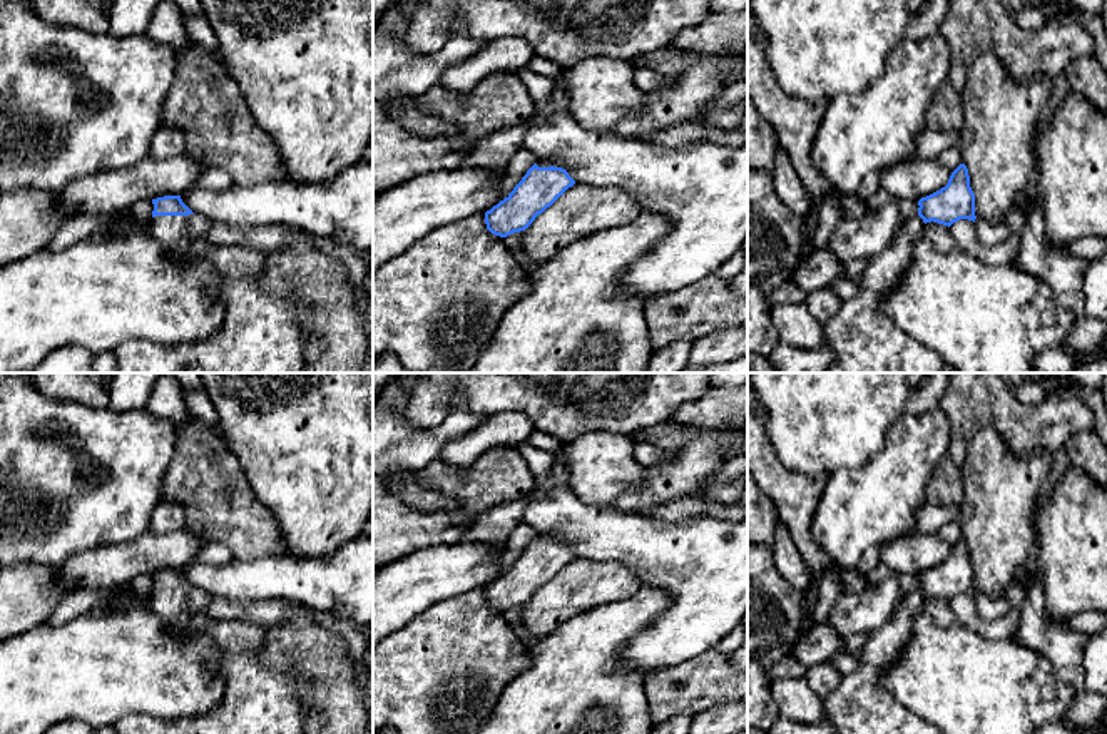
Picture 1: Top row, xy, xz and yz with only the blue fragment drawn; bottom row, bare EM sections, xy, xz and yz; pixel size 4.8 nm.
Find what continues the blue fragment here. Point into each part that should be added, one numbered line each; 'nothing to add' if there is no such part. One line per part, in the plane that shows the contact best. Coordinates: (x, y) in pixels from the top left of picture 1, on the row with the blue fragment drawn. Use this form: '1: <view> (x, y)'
1: xy (261, 333)

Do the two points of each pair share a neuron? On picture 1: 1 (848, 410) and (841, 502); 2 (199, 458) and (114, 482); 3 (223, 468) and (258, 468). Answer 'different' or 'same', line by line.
1: different
2: different
3: different

